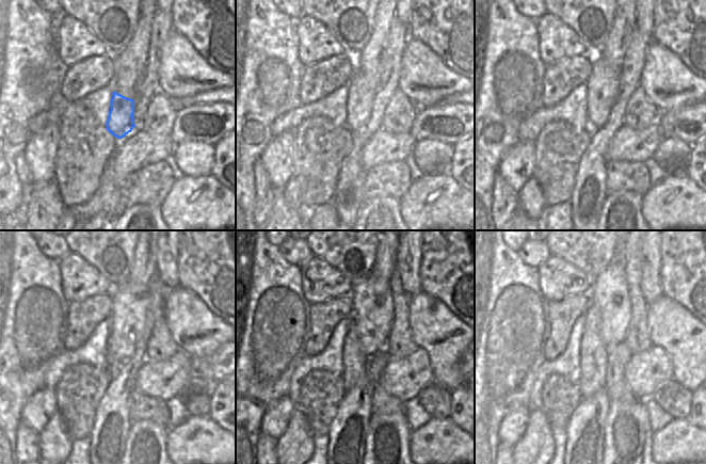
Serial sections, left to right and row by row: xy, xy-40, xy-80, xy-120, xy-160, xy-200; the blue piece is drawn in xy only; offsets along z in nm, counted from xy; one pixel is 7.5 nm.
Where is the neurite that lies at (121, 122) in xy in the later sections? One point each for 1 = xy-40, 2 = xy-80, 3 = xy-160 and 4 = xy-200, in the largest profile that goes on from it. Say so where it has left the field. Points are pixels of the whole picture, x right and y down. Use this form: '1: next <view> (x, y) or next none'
1: next xy-40 (360, 94)
2: next xy-80 (603, 85)
3: next xy-160 (372, 315)
4: next xy-200 (609, 292)

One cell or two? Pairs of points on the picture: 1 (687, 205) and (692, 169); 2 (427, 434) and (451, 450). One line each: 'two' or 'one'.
1: two
2: one

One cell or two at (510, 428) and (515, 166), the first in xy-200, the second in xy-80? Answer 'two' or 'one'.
one

